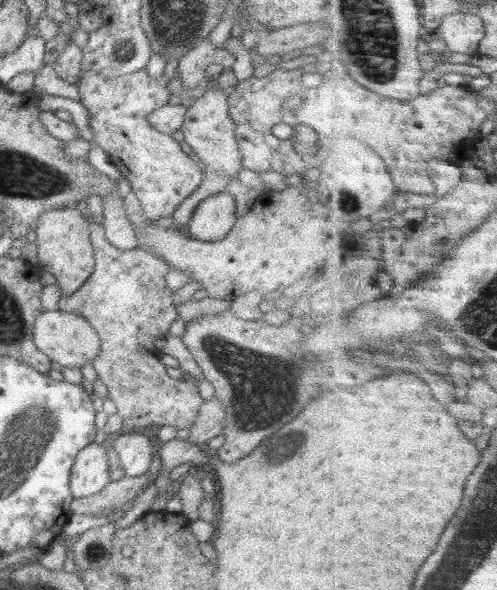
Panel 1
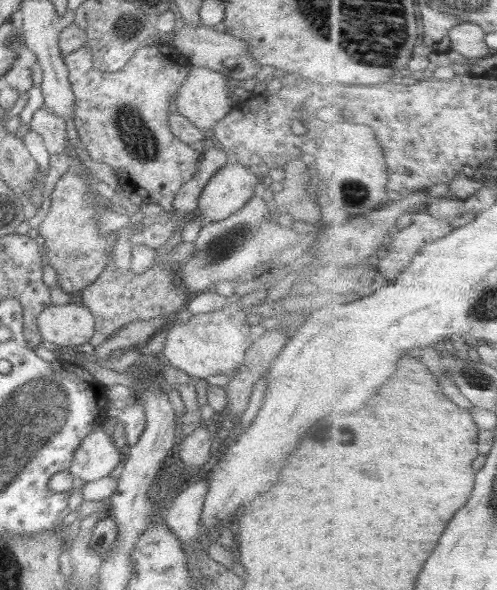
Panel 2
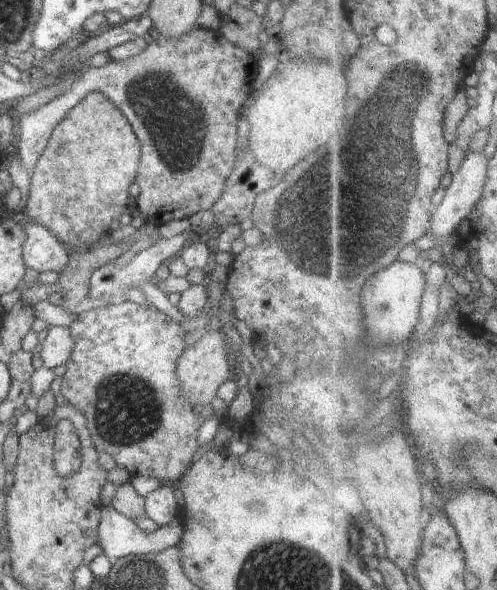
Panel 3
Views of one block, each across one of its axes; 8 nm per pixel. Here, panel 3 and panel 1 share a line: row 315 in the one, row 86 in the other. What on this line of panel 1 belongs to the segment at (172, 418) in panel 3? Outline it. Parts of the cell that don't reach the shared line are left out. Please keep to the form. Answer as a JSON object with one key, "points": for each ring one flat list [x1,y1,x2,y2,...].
{"points":[[145,67,116,78,105,78,102,74,96,74,92,70,82,70,80,80,75,83,80,93,80,102,89,111,89,128,94,134,96,144,109,154,111,162,118,168,118,172,121,172,122,176,127,178,132,185,132,193,141,203,146,221,156,221,172,216,178,206,204,184,204,170,198,160,186,154,172,135,152,128,148,122,148,114,152,113,156,107,174,100,168,90,168,81,169,79,165,75,152,78]]}

